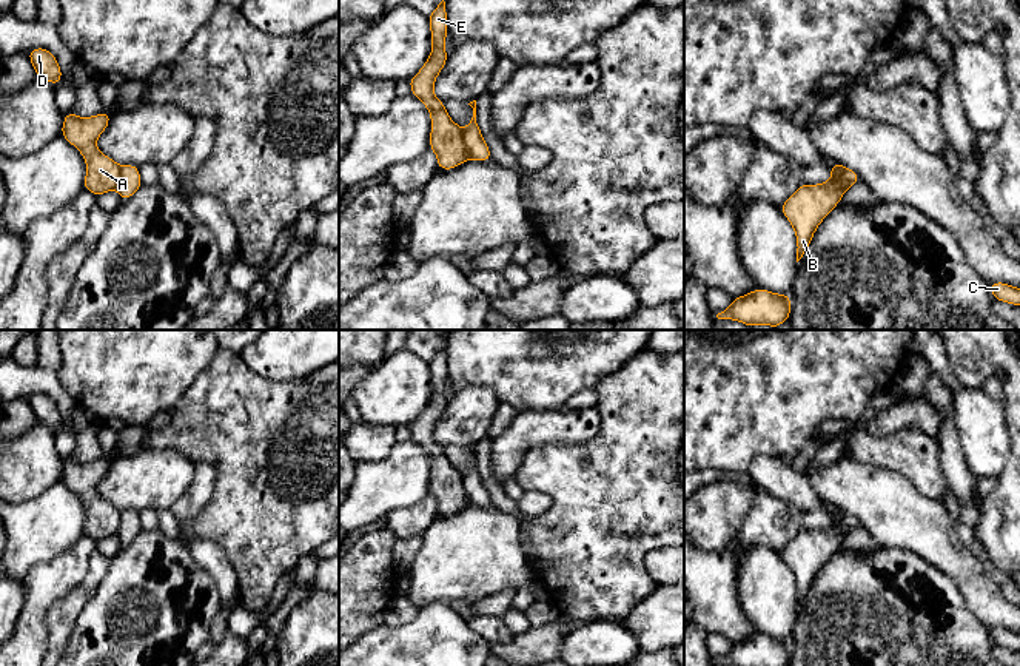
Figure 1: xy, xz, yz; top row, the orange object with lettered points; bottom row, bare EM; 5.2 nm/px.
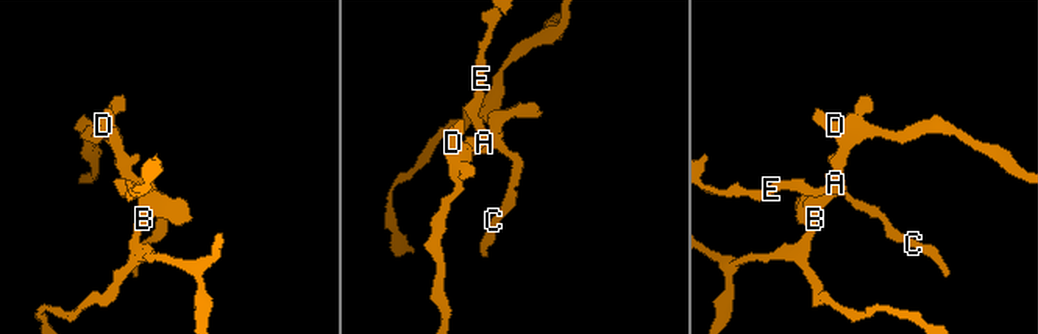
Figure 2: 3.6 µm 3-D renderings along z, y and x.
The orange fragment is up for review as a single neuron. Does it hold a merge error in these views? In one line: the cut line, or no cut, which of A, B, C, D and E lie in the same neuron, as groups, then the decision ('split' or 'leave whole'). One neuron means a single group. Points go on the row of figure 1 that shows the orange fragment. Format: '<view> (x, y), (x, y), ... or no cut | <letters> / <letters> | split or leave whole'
xz (461, 130), (469, 158) | A D E / B C | split

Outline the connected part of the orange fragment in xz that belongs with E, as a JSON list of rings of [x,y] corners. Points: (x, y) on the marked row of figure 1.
[[[442,0],[428,17],[431,29],[433,49],[421,71],[408,80],[411,96],[421,99],[431,116],[430,150],[438,156],[438,168],[453,170],[468,159],[462,139],[462,130],[458,126],[444,108],[444,102],[433,94],[433,85],[439,71],[448,59],[444,45],[447,37],[447,9]]]

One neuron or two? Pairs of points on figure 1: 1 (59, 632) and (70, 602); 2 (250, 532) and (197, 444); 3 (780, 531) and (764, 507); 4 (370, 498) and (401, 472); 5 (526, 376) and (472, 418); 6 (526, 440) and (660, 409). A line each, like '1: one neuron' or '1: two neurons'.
1: one neuron
2: one neuron
3: one neuron
4: one neuron
5: two neurons
6: two neurons

